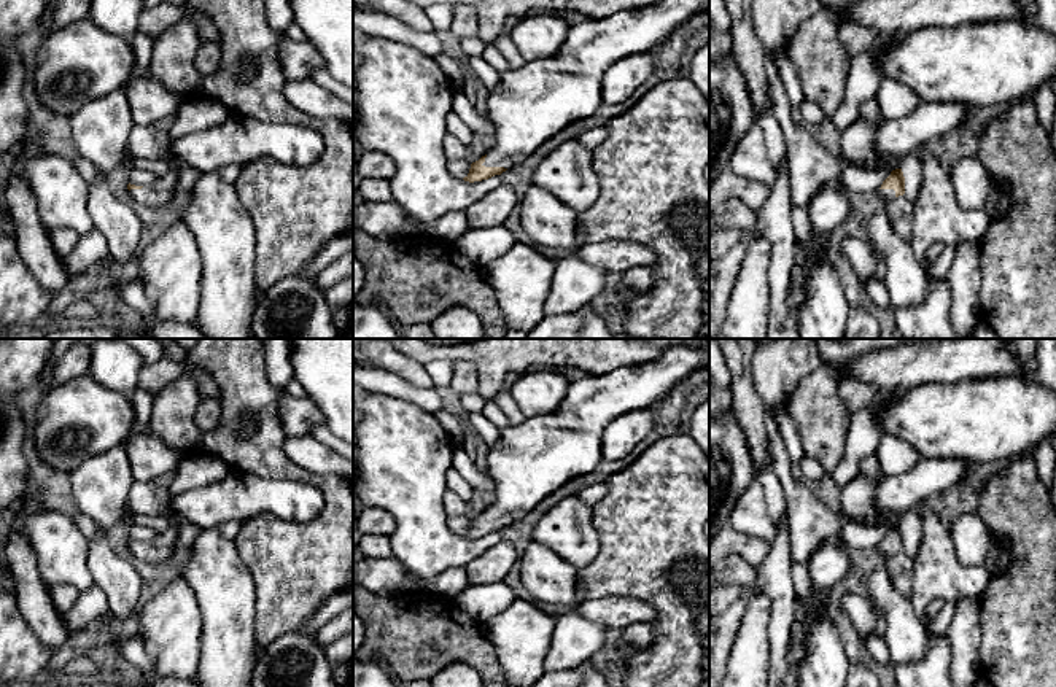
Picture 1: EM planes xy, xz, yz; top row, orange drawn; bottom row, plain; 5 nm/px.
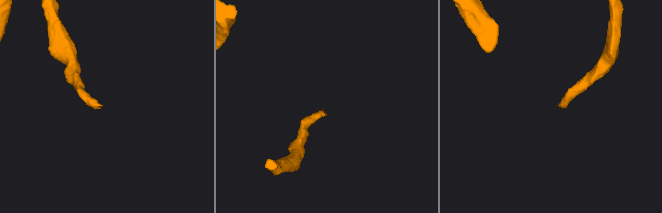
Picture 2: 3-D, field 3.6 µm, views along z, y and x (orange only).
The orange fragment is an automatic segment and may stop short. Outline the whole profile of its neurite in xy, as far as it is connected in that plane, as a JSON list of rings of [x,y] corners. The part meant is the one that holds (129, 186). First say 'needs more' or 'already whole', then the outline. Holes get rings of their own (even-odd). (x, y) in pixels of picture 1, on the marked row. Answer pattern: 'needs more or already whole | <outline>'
needs more | [[[134,126],[126,151],[134,159],[164,161],[170,170],[159,177],[157,181],[148,186],[127,184],[132,199],[146,207],[164,207],[172,202],[177,180],[180,173],[180,162],[172,153],[173,140],[165,129],[156,126]]]

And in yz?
needs more | [[[895,169],[891,172],[891,175],[883,181],[881,188],[878,189],[878,194],[884,202],[889,202],[905,194],[905,177],[902,169]]]

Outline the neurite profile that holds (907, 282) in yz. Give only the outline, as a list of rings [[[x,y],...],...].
[[[884,207],[868,216],[867,240],[886,266],[892,309],[922,305],[930,275],[916,261],[910,243],[892,229]]]

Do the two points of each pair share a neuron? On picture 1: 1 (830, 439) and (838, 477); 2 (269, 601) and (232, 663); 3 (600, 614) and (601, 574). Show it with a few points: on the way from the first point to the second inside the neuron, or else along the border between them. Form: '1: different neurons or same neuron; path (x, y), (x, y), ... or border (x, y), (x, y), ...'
1: different neurons; border (848, 431), (845, 454), (830, 474)
2: different neurons; border (255, 592), (253, 635), (261, 649)
3: different neurons; border (636, 597), (589, 598)

